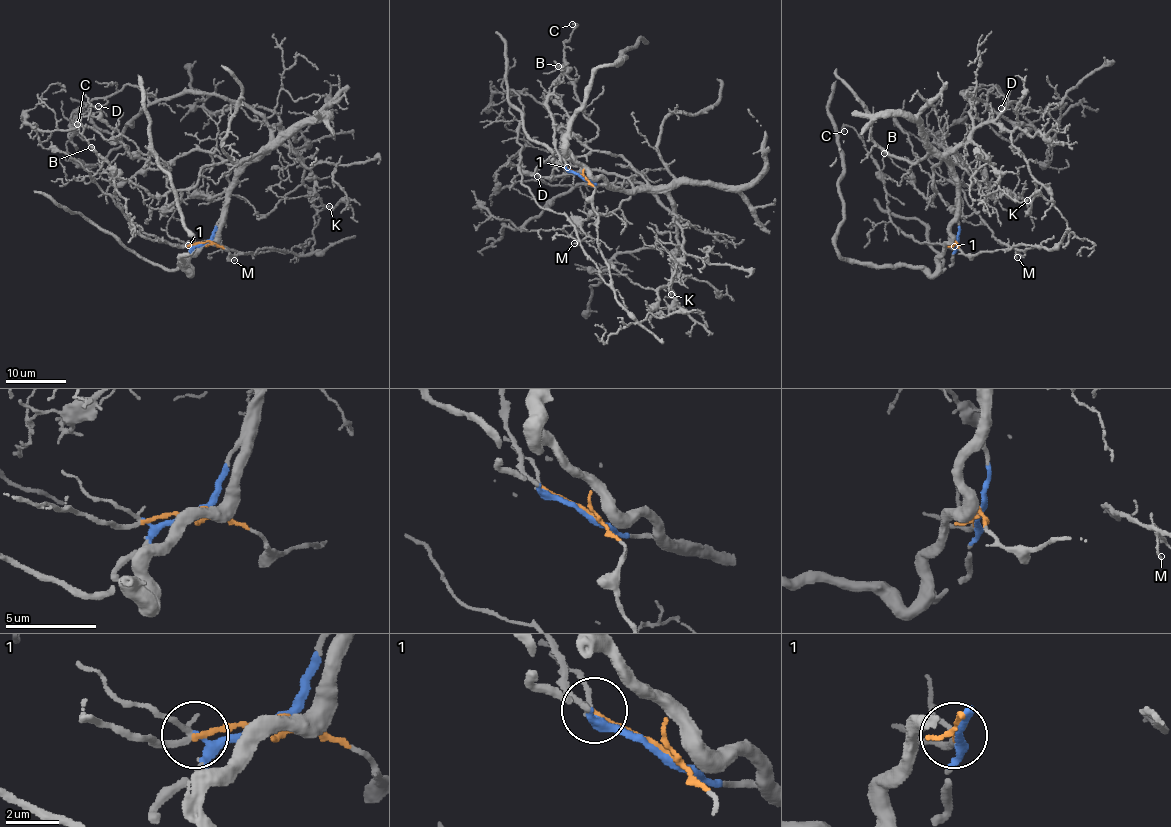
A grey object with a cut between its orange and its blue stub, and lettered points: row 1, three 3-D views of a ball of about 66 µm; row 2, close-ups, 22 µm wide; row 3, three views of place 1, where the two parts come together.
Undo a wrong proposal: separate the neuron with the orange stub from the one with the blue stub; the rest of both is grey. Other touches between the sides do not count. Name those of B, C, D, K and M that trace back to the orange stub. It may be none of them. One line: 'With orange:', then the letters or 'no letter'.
With orange: B, C, M

